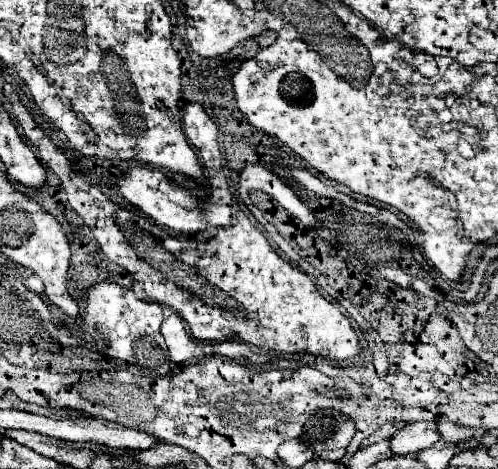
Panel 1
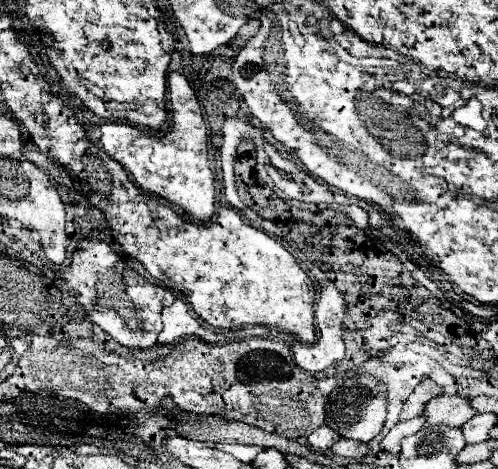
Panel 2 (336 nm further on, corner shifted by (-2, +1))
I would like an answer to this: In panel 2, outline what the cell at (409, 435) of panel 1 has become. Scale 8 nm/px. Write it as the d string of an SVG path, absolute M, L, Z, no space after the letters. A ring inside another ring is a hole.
M438 395L430 399L424 409L424 417L430 425L462 427L474 415L476 409L470 405L470 399L460 395Z

